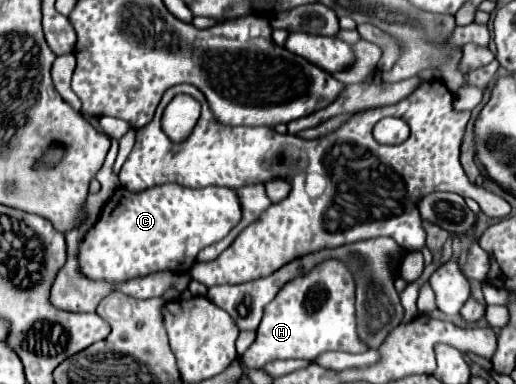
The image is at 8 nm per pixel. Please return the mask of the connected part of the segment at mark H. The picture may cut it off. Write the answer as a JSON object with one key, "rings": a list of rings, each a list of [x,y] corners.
{"rings":[[[339,260],[321,262],[307,276],[293,278],[273,302],[267,304],[263,320],[257,328],[255,342],[243,354],[249,368],[261,368],[271,360],[285,358],[317,358],[329,350],[365,352],[365,344],[357,336],[355,318],[355,283],[348,268]]]}

